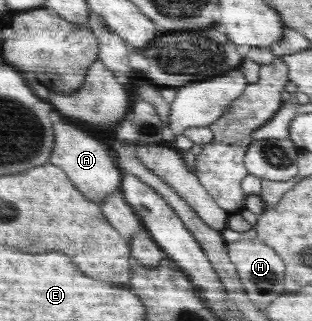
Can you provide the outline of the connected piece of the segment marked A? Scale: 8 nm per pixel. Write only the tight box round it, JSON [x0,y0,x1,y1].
[47,118,123,204]

